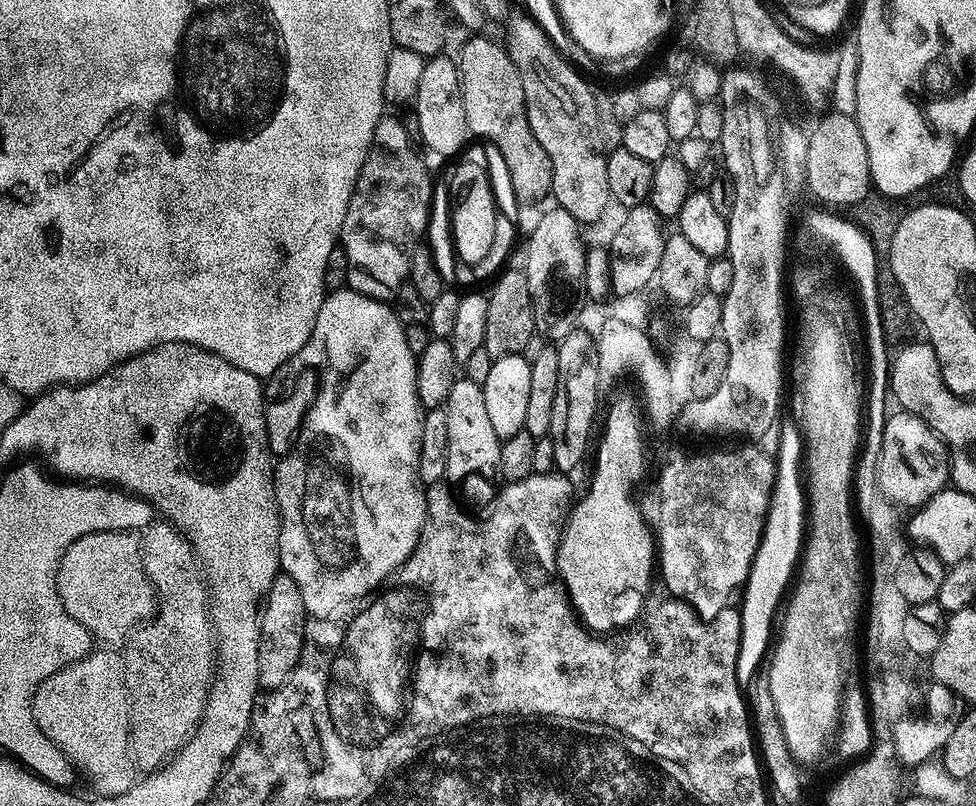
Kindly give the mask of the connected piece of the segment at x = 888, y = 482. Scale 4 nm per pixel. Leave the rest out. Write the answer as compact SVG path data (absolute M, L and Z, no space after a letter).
M896 410L896 413L893 414L892 412L884 423L880 461L876 474L881 493L893 505L903 506L902 504L905 504L908 510L915 510L927 502L934 494L938 494L949 483L950 461L948 450L940 440L940 435L929 424L922 422L922 418L903 410Z

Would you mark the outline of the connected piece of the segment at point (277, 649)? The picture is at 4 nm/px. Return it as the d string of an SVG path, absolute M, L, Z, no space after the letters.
M287 574L280 575L270 593L270 607L266 610L266 622L262 626L262 638L258 645L261 689L280 692L294 678L298 662L302 662L302 650L306 650L309 623L306 602L302 602L302 590L294 586L294 578Z

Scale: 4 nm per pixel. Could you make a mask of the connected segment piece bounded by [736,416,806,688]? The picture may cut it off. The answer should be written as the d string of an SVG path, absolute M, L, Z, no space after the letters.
M788 416L784 420L785 418L779 423L776 432L776 435L778 434L776 478L767 520L764 523L759 548L755 552L754 562L751 564L750 574L742 590L742 597L744 596L742 606L740 605L738 610L742 622L742 634L740 635L736 680L742 688L748 687L764 654L766 656L769 651L772 640L770 634L772 632L773 635L774 632L772 622L775 614L777 617L783 596L791 583L806 532L806 492L801 468L804 454L803 435L793 417Z

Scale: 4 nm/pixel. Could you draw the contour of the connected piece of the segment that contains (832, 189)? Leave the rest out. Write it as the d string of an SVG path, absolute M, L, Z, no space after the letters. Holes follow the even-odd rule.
M842 112L825 113L809 133L807 189L826 206L854 206L870 194L869 155L855 117ZM834 204L834 205L830 205Z

